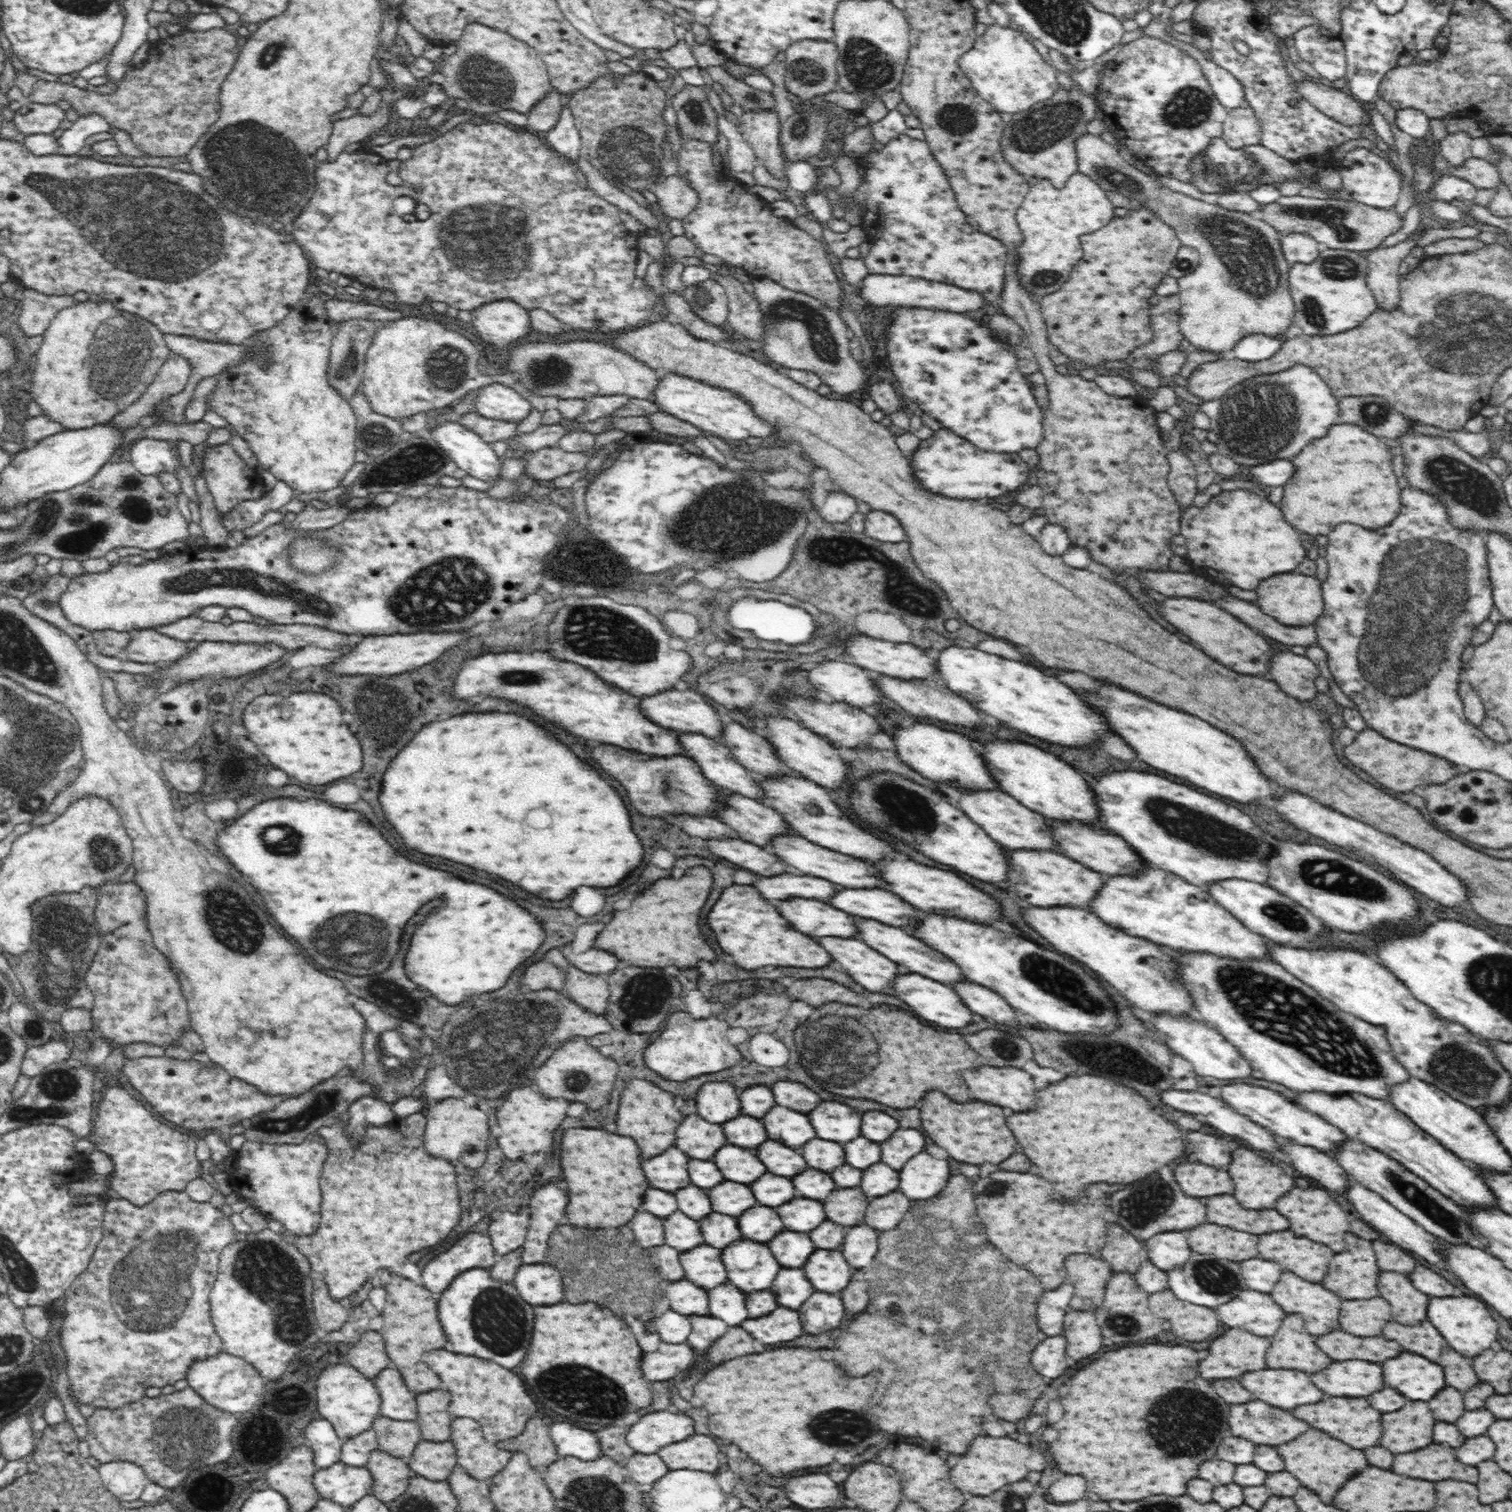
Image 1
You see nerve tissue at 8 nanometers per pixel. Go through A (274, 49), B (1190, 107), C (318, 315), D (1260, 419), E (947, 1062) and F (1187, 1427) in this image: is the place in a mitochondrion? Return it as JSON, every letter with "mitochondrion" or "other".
{"A":"mitochondrion","B":"mitochondrion","C":"other","D":"mitochondrion","E":"other","F":"mitochondrion"}

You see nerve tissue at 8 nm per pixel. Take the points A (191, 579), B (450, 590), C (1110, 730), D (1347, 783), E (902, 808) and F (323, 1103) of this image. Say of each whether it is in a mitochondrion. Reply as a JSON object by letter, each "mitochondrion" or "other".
{"A":"mitochondrion","B":"mitochondrion","C":"other","D":"other","E":"mitochondrion","F":"mitochondrion"}

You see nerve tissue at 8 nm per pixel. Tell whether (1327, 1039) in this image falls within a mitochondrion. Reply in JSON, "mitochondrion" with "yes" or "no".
{"mitochondrion":"yes"}

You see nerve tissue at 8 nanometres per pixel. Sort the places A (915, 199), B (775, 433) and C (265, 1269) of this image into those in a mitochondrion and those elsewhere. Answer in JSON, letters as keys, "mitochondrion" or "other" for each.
{"A":"other","B":"other","C":"mitochondrion"}

